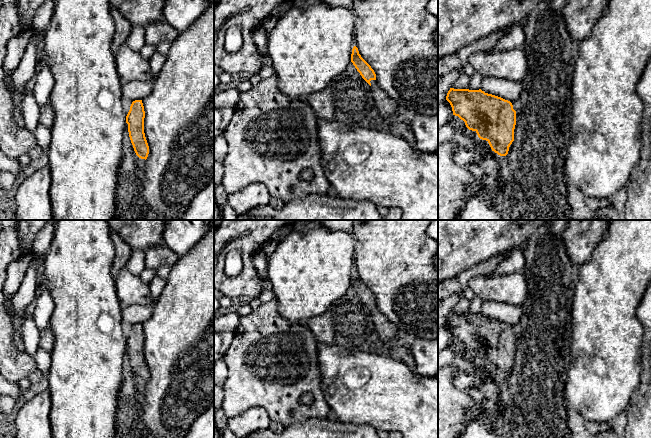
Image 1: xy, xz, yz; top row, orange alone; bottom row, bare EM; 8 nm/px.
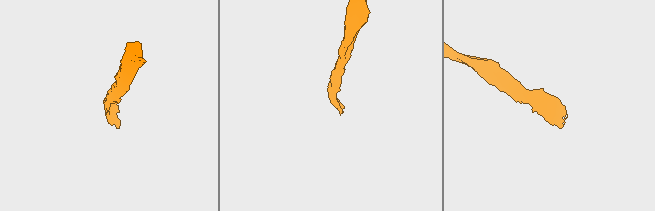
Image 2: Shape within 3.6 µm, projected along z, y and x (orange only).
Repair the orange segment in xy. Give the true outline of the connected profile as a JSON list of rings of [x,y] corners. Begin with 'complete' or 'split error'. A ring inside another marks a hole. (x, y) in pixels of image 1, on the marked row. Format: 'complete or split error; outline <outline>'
complete; outline [[[135,100],[130,106],[126,116],[128,132],[136,155],[141,159],[147,159],[149,146],[144,133],[145,111],[142,100]]]

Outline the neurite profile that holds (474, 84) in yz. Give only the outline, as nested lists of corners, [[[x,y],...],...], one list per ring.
[[[474,72],[472,77],[470,78],[470,84],[467,89],[469,90],[479,90],[481,89],[481,85],[479,82],[483,79],[482,75],[479,72]]]

